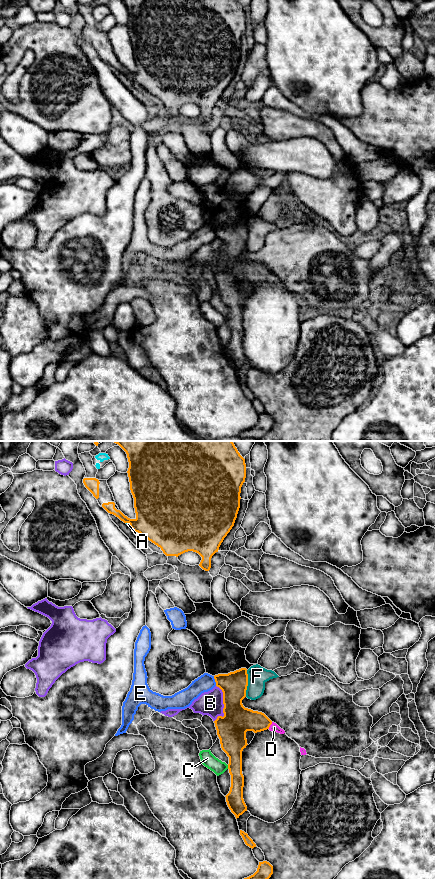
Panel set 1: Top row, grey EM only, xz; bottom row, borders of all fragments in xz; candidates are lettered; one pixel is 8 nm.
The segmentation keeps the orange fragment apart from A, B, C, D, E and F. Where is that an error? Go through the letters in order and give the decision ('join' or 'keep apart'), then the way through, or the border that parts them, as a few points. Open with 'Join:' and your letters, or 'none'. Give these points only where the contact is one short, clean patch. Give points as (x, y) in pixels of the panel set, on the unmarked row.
Join: D
A: keep apart
B: keep apart
C: keep apart; border xz (227, 317), (228, 320)
D: join; way xz (240, 272), (253, 272), (270, 276), (274, 279)
E: keep apart; border xz (213, 228), (216, 237)
F: keep apart; border xz (247, 222), (245, 248)

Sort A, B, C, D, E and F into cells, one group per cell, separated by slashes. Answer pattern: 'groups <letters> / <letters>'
groups A / B F / C / D / E

